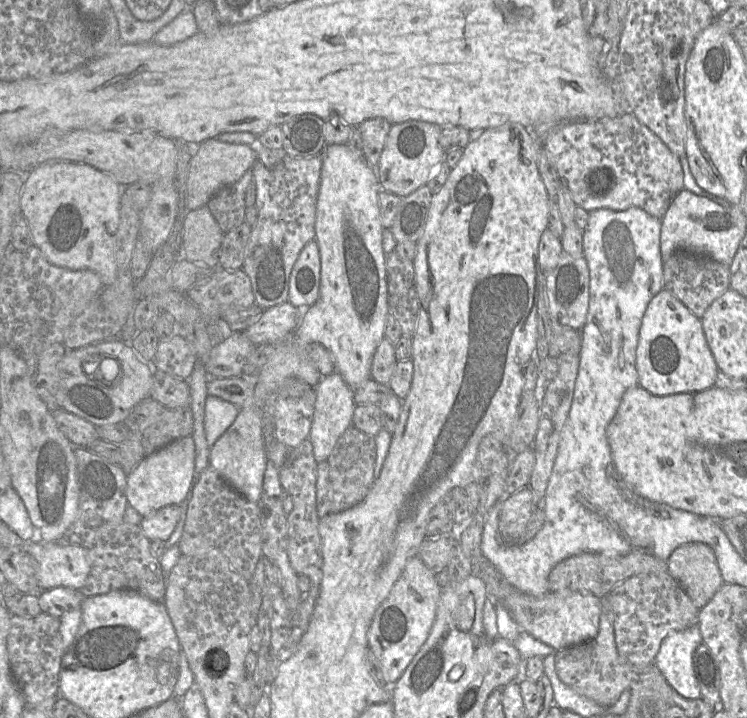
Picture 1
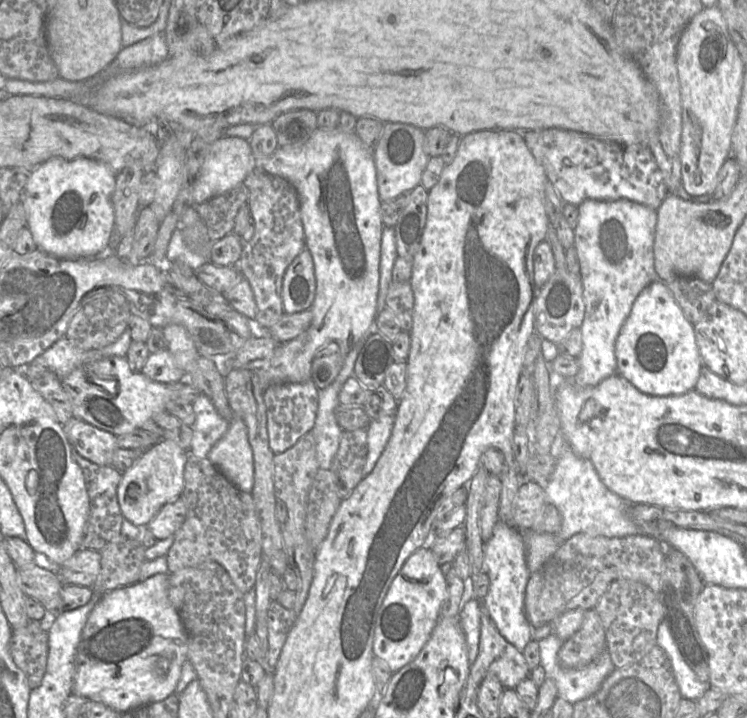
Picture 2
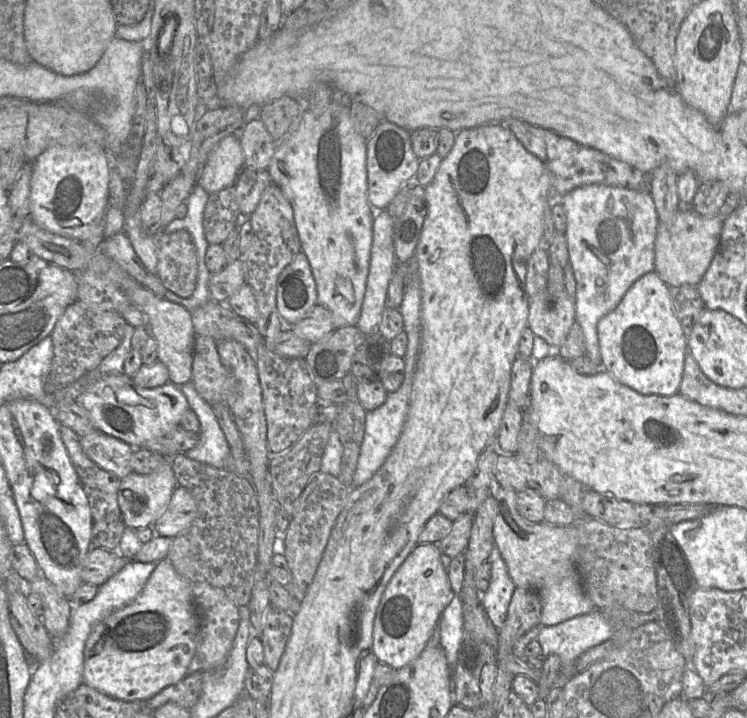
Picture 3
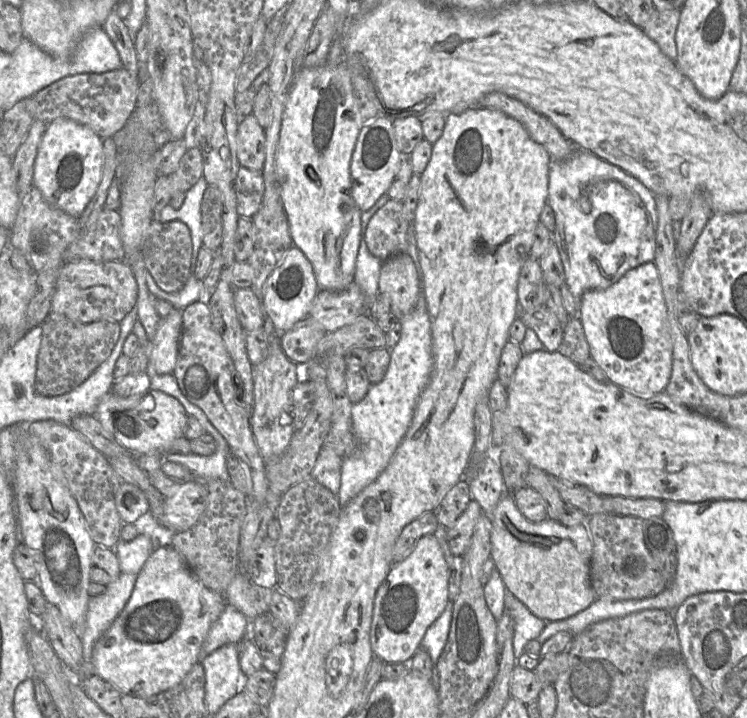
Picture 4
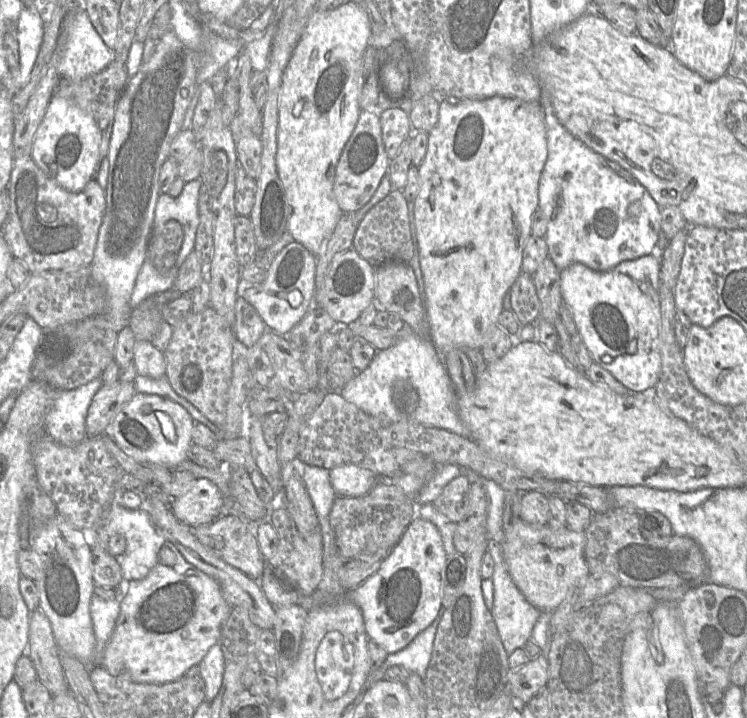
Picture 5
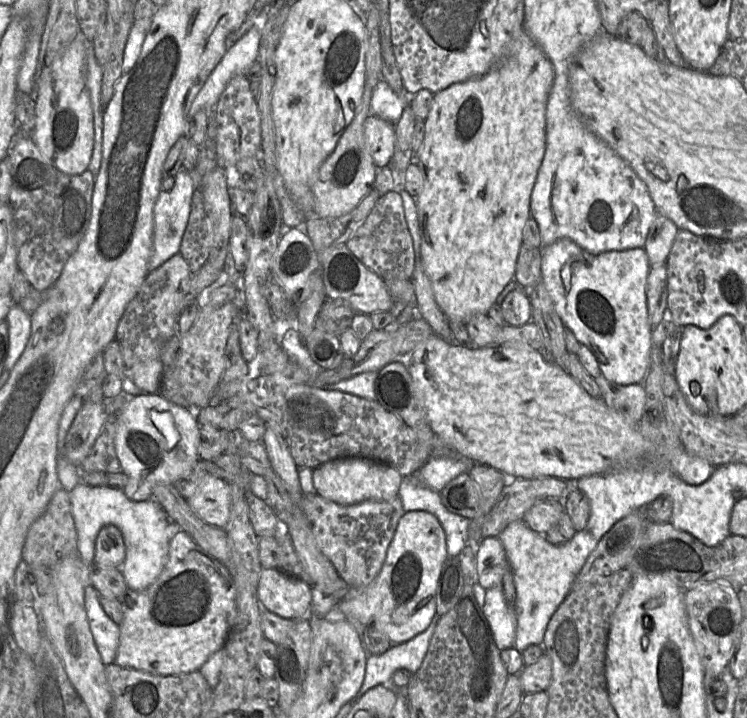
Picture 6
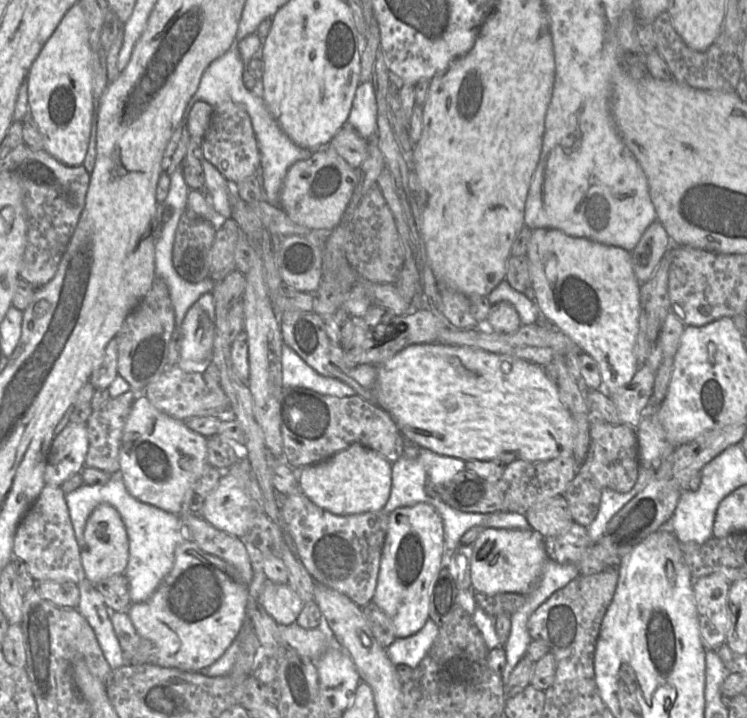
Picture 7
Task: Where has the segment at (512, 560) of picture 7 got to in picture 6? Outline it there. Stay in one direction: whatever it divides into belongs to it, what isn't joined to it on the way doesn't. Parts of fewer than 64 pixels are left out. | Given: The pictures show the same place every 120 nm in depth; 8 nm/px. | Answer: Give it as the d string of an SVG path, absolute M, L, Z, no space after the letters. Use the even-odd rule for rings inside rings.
M486 537L476 548L478 583L486 590L502 585L509 561L500 538Z

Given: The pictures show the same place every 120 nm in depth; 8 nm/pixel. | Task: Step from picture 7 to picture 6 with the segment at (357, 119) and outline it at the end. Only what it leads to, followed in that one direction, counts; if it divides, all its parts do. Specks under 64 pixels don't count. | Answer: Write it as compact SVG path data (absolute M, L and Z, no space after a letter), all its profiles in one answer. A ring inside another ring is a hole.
M380 80L372 91L371 115L396 125L409 104L408 95L397 94L384 80Z

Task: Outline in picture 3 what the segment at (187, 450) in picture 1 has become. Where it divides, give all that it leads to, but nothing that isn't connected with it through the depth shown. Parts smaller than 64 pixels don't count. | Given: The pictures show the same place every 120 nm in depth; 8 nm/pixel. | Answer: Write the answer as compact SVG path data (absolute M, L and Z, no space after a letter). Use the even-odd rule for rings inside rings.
M166 459L150 474L138 474L134 471L120 480L117 491L117 502L125 527L138 529L147 527L166 509L174 489L178 486L171 462Z

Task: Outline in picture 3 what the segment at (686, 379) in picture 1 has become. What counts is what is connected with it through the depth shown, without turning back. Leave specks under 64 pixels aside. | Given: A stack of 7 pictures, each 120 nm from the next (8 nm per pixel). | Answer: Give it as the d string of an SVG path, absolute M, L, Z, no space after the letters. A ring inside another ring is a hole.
M653 270L638 278L618 306L597 325L602 368L619 383L644 395L671 396L678 394L684 362L688 351L687 332L672 307L670 287Z

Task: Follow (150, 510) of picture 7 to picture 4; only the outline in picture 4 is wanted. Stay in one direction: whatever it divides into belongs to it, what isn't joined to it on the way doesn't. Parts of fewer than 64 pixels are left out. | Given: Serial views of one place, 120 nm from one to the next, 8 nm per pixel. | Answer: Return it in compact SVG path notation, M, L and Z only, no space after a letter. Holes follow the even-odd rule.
M139 534L129 542L119 539L117 558L121 573L138 575L154 549L151 537L146 534Z

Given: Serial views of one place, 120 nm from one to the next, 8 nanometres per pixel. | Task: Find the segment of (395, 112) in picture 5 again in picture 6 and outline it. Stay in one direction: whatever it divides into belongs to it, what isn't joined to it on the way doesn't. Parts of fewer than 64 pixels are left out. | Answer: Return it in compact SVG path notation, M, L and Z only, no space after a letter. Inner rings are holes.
M370 115L364 123L364 135L376 167L387 167L394 155L395 125Z

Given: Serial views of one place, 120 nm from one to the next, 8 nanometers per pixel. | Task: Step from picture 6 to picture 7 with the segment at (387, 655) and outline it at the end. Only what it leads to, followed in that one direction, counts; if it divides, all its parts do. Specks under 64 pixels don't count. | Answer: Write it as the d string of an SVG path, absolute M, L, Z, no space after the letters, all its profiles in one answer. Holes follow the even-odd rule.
M431 619L415 634L396 638L386 652L391 662L396 666L406 664L415 669L427 655L439 633L439 627Z

